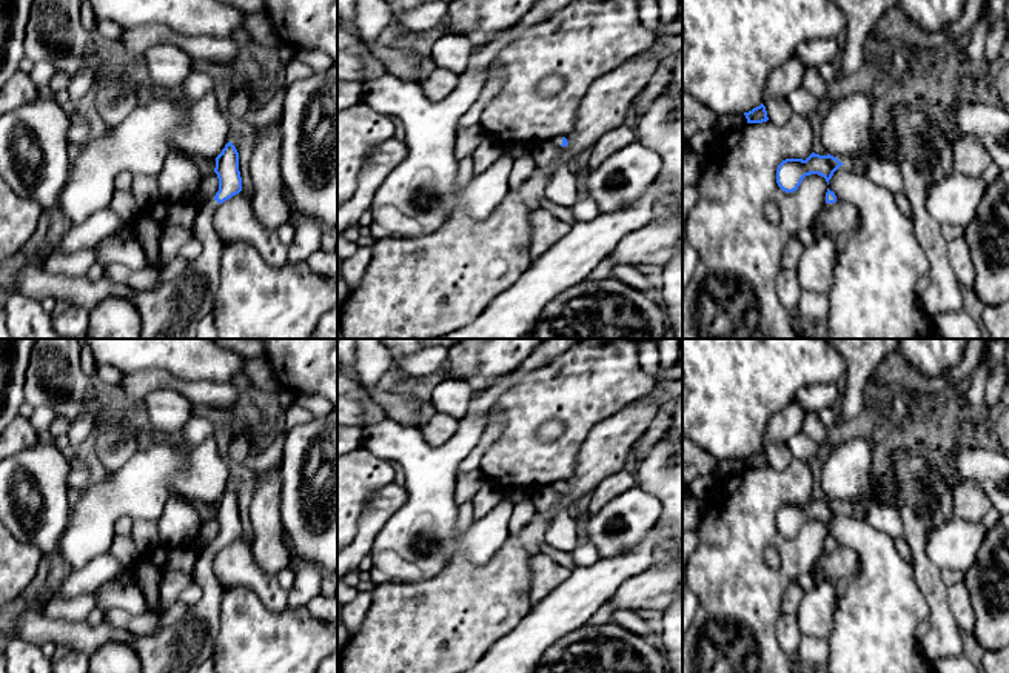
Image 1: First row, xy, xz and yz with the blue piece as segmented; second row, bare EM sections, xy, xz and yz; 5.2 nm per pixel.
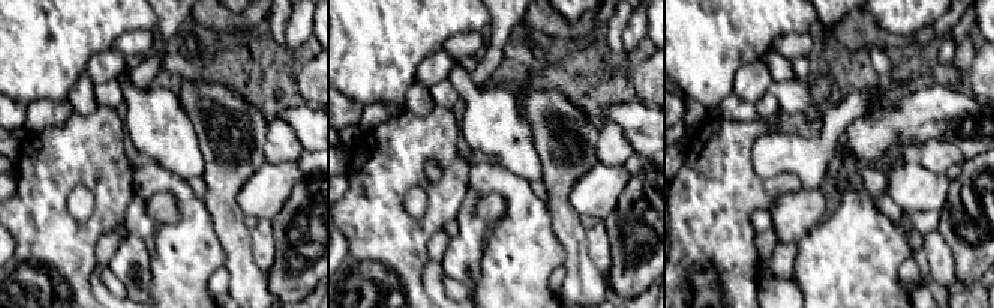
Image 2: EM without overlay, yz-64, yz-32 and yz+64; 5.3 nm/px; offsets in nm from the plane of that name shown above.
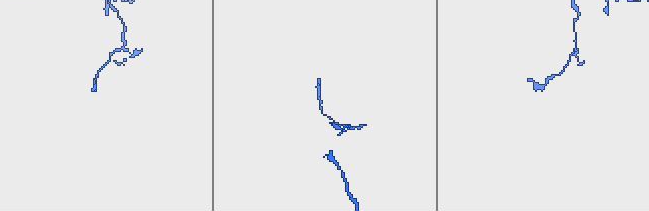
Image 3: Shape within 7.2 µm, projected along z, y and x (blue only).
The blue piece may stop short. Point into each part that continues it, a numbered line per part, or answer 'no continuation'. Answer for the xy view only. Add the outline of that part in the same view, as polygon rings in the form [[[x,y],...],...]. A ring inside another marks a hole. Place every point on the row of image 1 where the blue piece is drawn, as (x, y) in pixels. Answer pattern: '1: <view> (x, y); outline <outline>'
1: xy (171, 311); outline [[[211,199],[199,209],[194,239],[203,251],[180,276],[156,290],[132,288],[131,302],[142,319],[139,339],[197,339],[197,322],[213,310],[225,248],[213,225],[217,205]]]

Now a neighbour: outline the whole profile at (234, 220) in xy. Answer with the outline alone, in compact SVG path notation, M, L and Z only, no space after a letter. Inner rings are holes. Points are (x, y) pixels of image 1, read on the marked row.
M242 193L216 206L213 225L223 243L251 243L271 266L288 262L287 246L280 243L277 229L266 229L256 219L250 197Z

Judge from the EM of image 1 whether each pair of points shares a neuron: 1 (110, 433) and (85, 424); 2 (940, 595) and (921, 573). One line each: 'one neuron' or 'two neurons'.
1: two neurons
2: one neuron

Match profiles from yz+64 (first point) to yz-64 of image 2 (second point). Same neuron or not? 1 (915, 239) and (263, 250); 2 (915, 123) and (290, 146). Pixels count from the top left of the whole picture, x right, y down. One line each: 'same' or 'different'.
1: different
2: different

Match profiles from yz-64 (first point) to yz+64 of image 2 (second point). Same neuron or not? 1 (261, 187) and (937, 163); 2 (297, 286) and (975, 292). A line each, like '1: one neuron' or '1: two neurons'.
1: two neurons
2: two neurons

